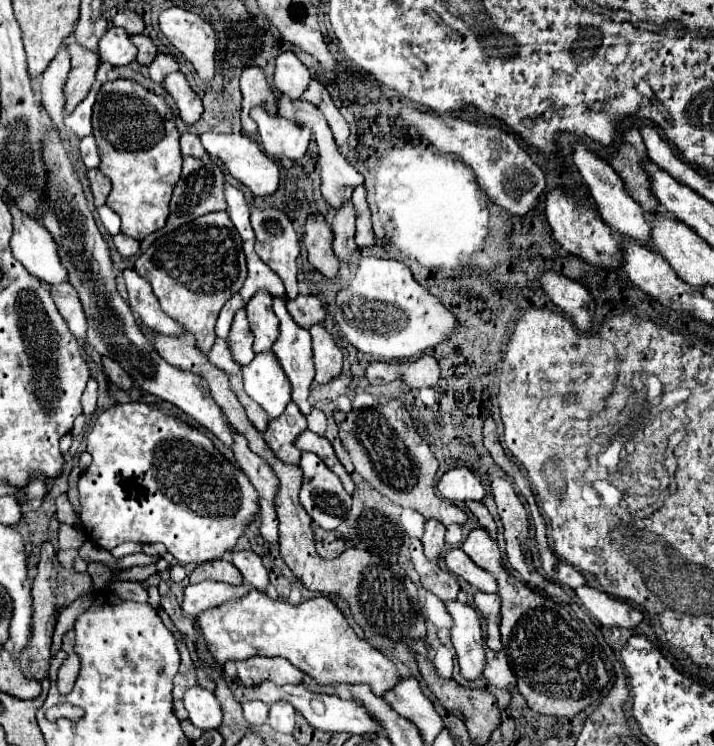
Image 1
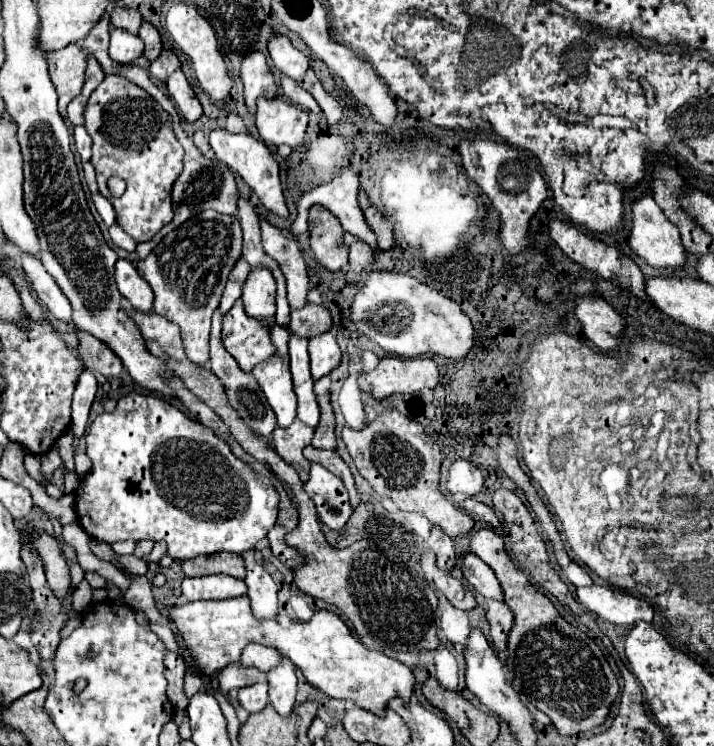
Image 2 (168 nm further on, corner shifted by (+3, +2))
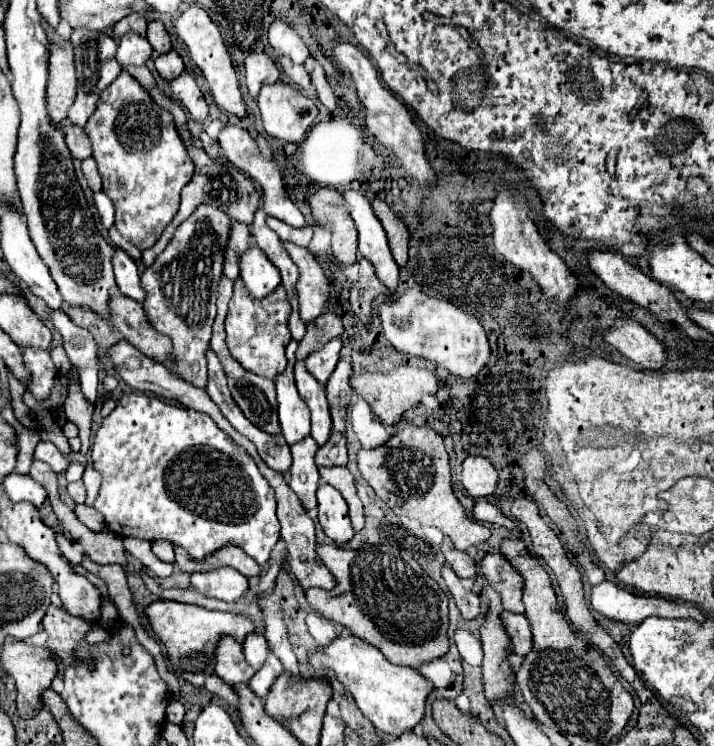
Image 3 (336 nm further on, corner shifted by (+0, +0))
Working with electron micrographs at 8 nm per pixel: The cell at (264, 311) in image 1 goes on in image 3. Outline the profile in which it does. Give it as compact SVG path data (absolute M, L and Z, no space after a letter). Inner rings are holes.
M250 246L240 258L240 278L248 288L250 296L262 300L280 286L280 274L276 266L264 258L258 246Z

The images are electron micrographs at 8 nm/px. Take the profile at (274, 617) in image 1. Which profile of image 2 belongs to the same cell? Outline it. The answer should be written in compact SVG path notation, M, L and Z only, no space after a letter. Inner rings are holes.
M241 596L233 600L181 602L169 608L169 620L175 624L177 634L183 638L193 658L193 672L197 676L213 676L229 662L239 662L241 650L249 642L257 642L277 648L303 672L309 684L317 686L331 698L351 700L355 706L377 716L385 716L389 700L401 698L409 702L413 696L413 672L399 660L365 648L343 624L343 620L329 610L315 612L313 618L305 624L293 622L289 628L283 628L277 620L257 622L257 618L253 618L249 598Z

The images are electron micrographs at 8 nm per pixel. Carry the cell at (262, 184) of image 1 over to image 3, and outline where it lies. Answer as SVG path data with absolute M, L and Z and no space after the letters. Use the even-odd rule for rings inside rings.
M226 126L220 134L218 134L218 142L220 142L220 148L224 150L224 156L242 172L246 172L260 188L262 188L262 194L264 194L264 212L268 216L274 216L290 226L304 226L304 216L302 212L294 206L294 202L288 198L288 192L282 184L282 176L280 176L280 168L276 164L276 160L266 160L256 144L256 140L240 126Z

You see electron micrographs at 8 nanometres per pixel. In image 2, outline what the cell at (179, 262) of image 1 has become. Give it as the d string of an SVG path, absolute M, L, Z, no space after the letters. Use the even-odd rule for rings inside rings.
M203 210L169 232L145 260L137 262L139 276L151 284L155 294L153 312L179 326L185 354L197 366L209 362L211 314L219 306L227 276L241 256L241 242L241 224L235 216Z

